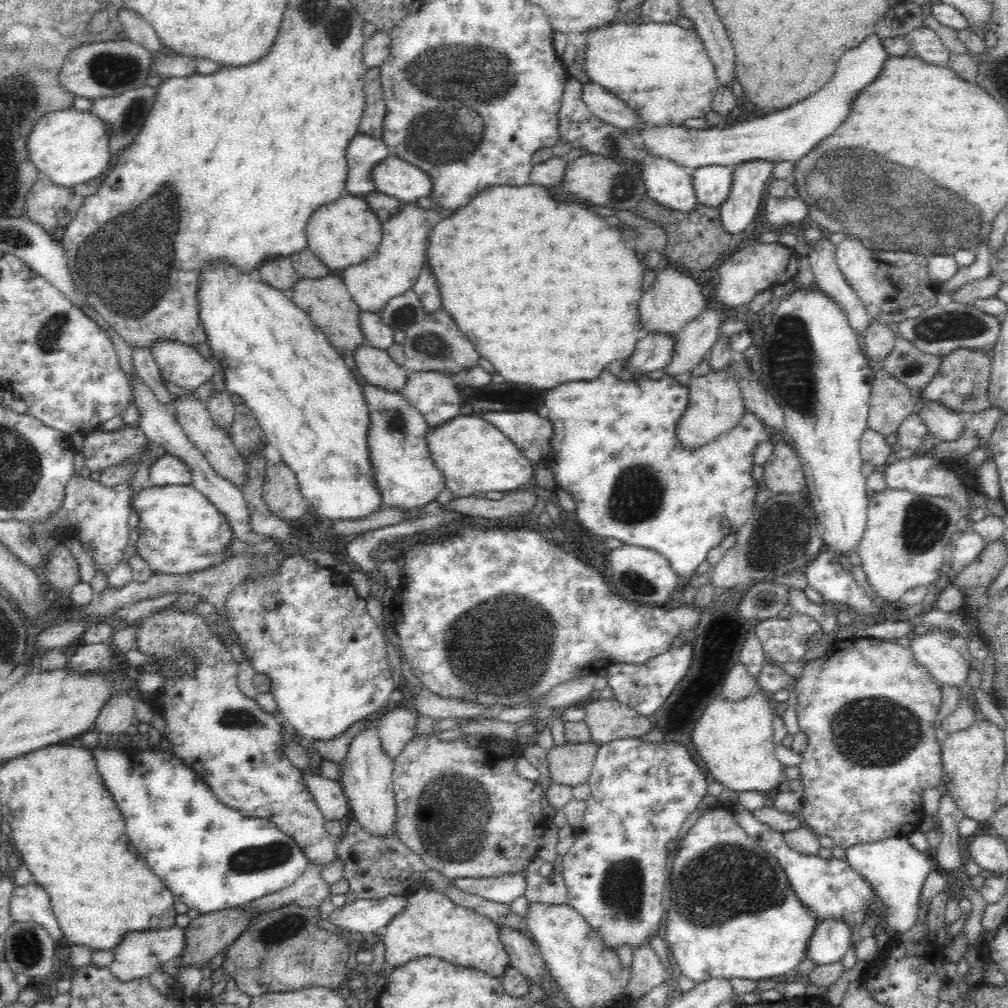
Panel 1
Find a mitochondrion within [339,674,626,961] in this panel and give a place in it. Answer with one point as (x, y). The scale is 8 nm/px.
(454, 814)

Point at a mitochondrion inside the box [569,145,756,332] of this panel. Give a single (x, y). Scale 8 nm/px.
(623, 186)

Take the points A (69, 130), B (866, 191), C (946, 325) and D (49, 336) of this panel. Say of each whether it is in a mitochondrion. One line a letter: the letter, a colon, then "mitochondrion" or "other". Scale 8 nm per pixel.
A: other
B: mitochondrion
C: mitochondrion
D: mitochondrion

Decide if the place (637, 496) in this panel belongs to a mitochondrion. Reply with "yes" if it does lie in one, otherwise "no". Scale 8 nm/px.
yes

